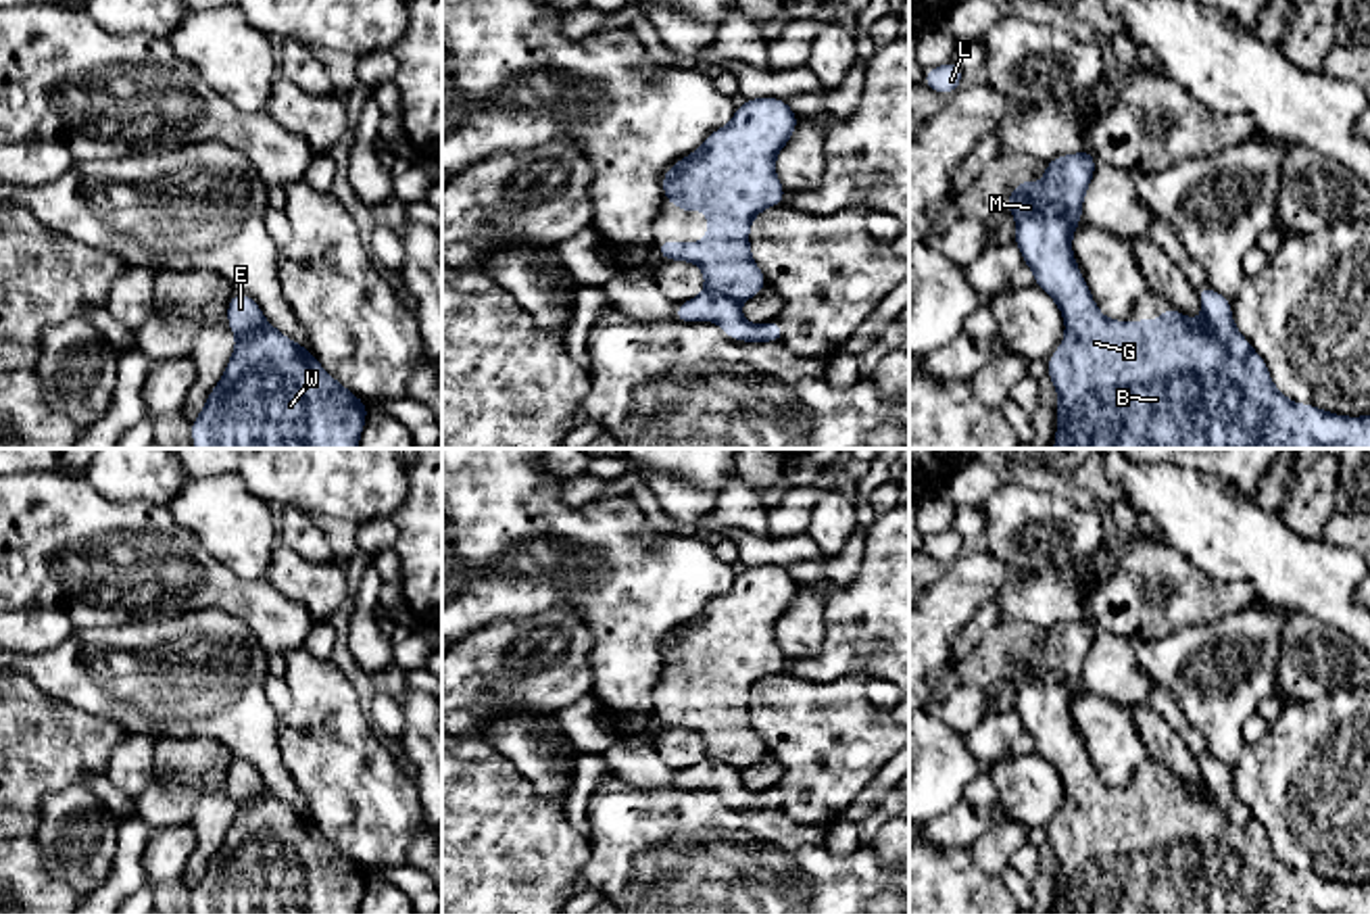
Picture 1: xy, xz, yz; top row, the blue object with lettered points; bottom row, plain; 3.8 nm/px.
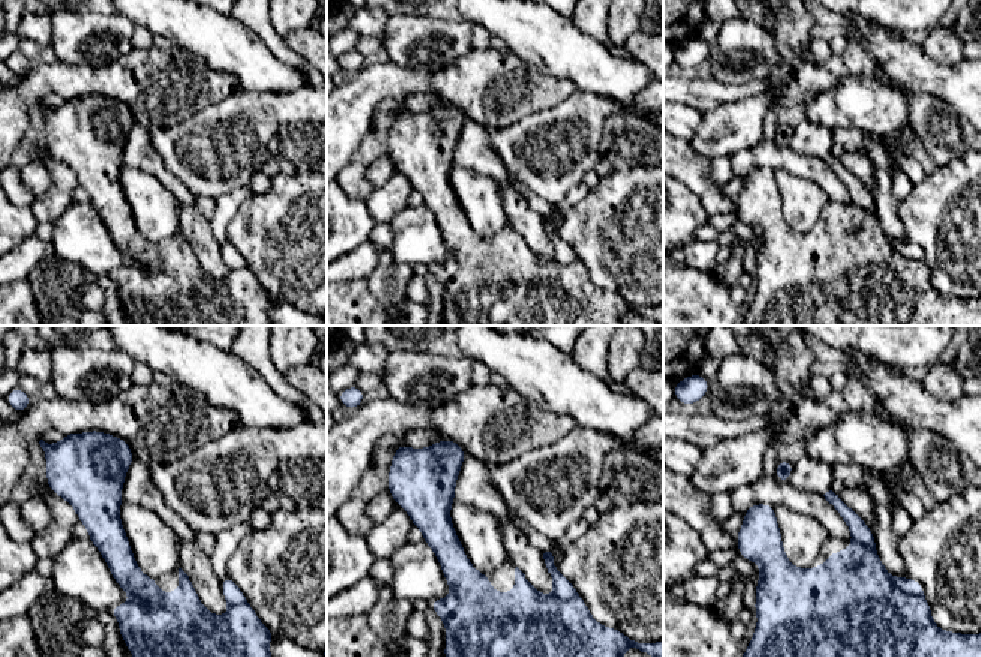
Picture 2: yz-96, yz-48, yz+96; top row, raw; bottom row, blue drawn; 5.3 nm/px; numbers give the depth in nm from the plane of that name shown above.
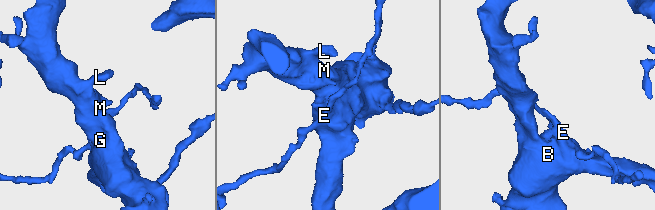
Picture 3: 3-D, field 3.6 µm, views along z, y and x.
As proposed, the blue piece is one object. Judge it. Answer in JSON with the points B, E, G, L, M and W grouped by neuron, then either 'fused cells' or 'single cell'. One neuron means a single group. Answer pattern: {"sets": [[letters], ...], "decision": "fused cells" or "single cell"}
{"sets": [["B", "G", "L", "M", "W"], ["E"]], "decision": "fused cells"}

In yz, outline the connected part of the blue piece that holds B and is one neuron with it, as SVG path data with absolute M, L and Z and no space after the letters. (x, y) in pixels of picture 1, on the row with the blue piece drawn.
M1088 148L1055 157L1038 186L1022 177L1005 202L1034 286L1055 300L1066 321L1063 340L1047 359L1059 401L1053 449L1370 449L1370 415L1297 405L1274 386L1259 353L1230 357L1205 317L1189 319L1168 305L1157 311L1157 326L1145 313L1130 326L1099 311L1072 252L1095 165Z

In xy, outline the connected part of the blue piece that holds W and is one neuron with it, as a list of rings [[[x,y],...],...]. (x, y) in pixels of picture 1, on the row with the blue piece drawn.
[[[265,319],[250,338],[236,344],[221,380],[190,424],[190,434],[196,449],[359,449],[367,413],[367,403],[332,378],[307,346]]]

